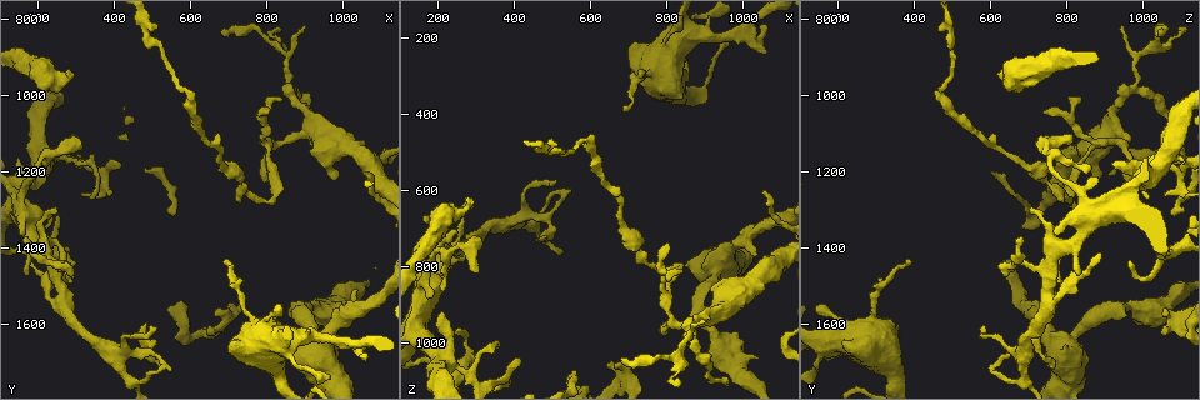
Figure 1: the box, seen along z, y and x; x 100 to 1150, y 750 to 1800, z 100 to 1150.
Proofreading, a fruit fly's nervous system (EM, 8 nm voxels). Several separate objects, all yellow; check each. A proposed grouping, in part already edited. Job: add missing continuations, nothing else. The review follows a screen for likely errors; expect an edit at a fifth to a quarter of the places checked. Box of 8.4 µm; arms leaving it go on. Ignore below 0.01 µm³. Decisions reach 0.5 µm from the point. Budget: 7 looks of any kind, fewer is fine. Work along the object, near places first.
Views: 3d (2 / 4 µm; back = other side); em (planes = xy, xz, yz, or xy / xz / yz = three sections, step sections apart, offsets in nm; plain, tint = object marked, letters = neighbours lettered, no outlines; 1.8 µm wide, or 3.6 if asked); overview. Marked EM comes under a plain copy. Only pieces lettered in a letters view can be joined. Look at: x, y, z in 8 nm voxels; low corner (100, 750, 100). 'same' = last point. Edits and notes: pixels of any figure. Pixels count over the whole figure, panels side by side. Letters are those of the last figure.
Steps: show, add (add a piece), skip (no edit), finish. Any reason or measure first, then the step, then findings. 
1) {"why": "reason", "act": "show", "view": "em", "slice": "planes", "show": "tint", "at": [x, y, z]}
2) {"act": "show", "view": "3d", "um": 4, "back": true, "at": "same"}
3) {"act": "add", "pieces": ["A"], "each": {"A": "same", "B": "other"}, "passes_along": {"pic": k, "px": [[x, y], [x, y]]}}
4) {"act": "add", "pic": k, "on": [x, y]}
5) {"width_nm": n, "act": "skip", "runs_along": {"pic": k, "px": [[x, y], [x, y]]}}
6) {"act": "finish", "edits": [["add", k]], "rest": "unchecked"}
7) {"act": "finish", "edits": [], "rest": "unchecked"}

{"why": "closes a loop", "act": "show", "view": "3d", "um": 2, "at": [505, 1725, 605]}

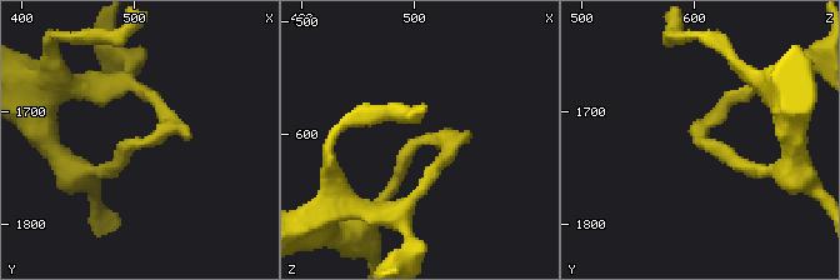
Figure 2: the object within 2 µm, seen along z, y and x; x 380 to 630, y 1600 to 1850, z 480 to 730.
{"why": "now the EM", "act": "show", "view": "em", "slice": "planes", "show": "letters", "at": [504, 1732, 600]}

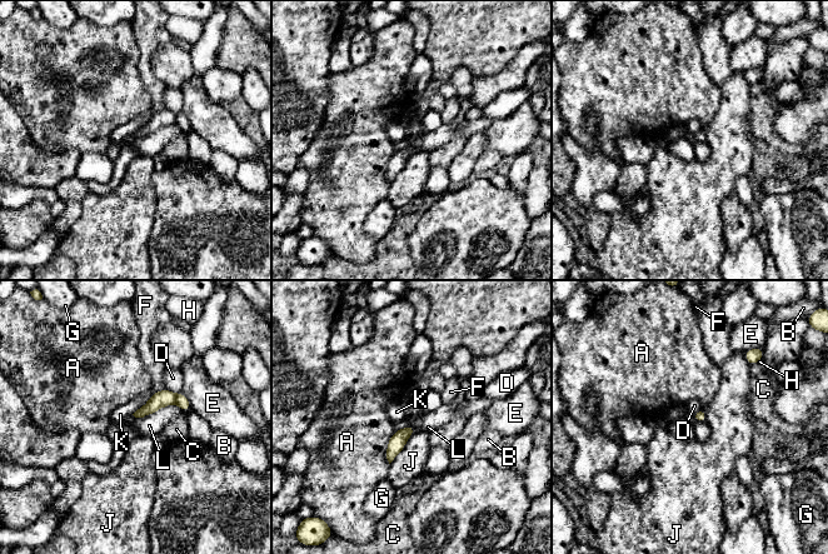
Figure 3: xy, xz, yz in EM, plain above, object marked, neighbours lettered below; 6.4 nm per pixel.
{"longest_contact_nm": ["L", 340], "act": "skip", "each": {"A": "other", "B": "other", "C": "other", "D": "other", "E": "other", "F": "other", "G": "other", "H": "other", "J": "other", "K": "other", "L": "other"}, "runs_along": {"pic": 3, "px": [[186, 405], [159, 399], [138, 414]]}, "found": "none of them fits"}

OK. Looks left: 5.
{"why": "four-way junction", "act": "show", "view": "3d", "um": 4, "at": [235, 1440, 755]}

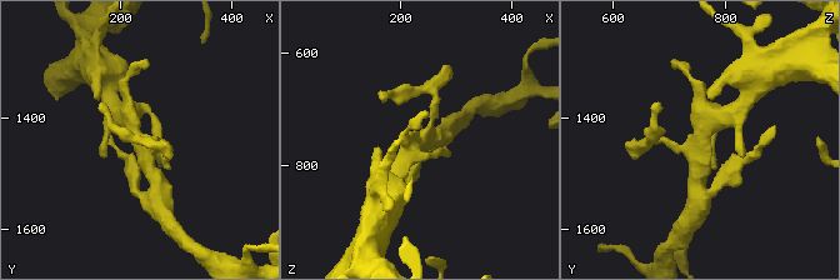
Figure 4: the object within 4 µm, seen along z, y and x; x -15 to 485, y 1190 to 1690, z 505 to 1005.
{"why": "shape alone is not enough", "act": "show", "view": "em", "slice": "yz", "step": 16, "show": "tint", "at": [235, 1440, 760]}

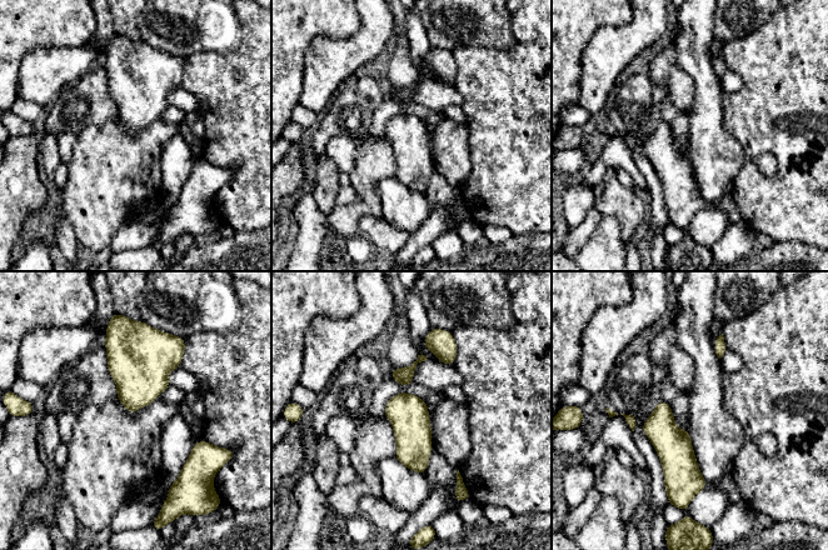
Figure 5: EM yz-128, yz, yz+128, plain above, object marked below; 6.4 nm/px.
{"why": "see the neighbours", "act": "show", "view": "em", "slice": "yz", "step": 16, "show": "letters", "at": "same"}

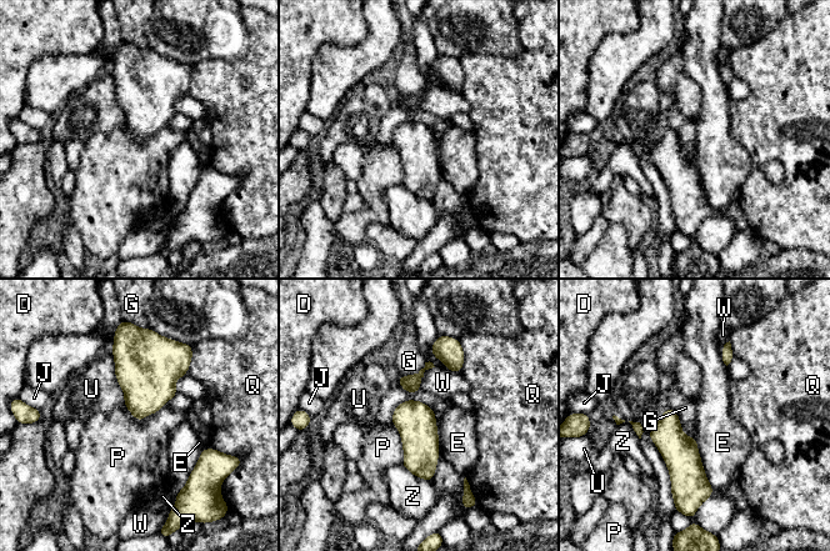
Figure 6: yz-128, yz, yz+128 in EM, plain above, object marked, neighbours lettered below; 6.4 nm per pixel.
{"width_nm": 170, "longest_contact_nm": ["E", 400], "act": "skip", "each": {"D": "other", "E": "other", "G": "other", "J": "other", "P": "other", "Q": "other", "U": "other", "W": "other", "Z": "other"}, "found": "no lettered piece goes on from it"}

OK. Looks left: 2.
{"why": "thin end", "act": "show", "view": "em", "slice": "xz", "step": 16, "show": "tint", "at": [290, 940, 615]}

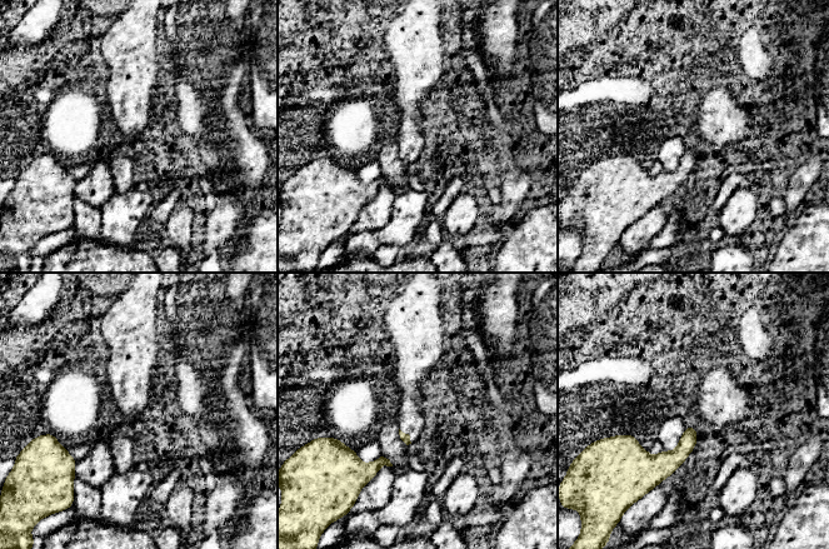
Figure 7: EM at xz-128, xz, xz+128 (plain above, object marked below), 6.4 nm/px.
{"why": "cut it another way", "act": "show", "view": "em", "slice": "planes", "show": "letters", "at": "same"}

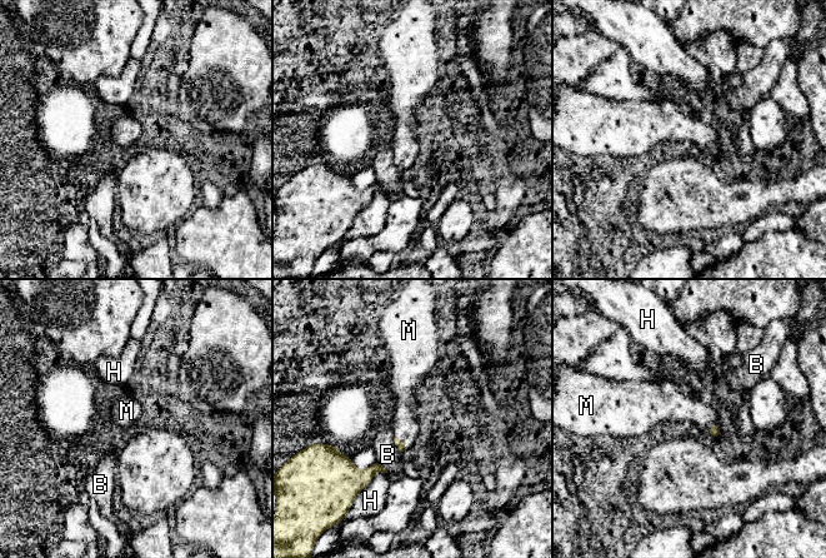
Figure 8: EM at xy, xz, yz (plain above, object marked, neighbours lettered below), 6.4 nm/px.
{"act": "add", "pieces": ["M"], "each": {"B": "other", "H": "other", "M": "same"}, "passes_along": {"pic": 8, "px": [[400, 444], [403, 441], [405, 427]]}, "found": "the neuron continues"}

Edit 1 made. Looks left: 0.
{"act": "finish", "edits": [["add", 8]], "rest": "unchecked"}

